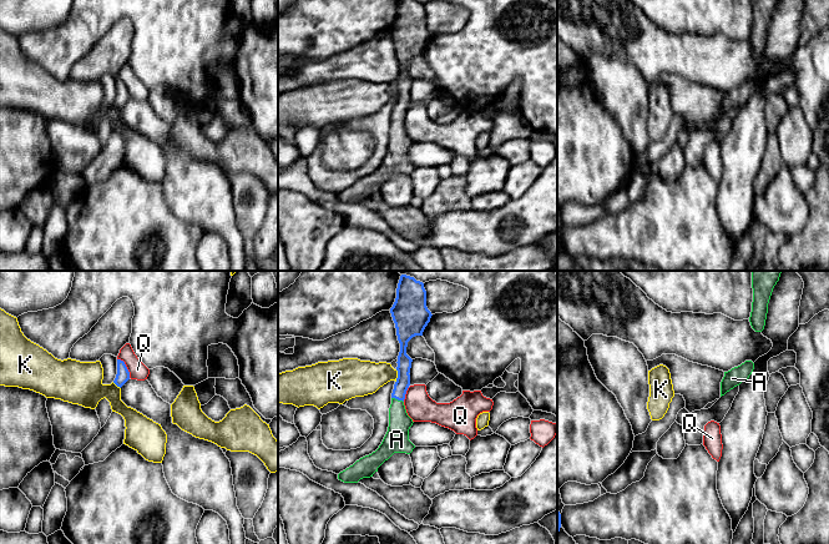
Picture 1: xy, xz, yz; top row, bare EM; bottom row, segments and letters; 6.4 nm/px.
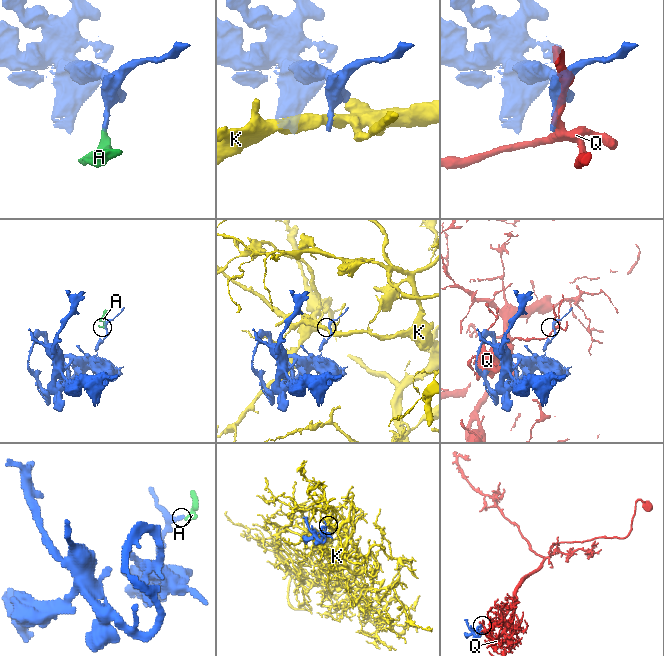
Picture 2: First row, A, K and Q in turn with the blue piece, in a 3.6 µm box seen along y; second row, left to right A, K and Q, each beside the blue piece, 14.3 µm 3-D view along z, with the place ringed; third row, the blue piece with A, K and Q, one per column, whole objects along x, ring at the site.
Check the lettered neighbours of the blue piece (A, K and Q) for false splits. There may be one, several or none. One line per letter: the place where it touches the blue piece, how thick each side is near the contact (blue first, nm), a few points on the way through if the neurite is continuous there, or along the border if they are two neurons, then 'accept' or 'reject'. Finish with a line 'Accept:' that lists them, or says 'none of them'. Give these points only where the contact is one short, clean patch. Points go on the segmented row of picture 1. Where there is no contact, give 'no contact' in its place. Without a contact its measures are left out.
A: meets blue in xz at (398, 399); 100 nm thick on the blue side, 160 nm on the other; runs through xz (404, 362), (403, 383), (398, 399), (397, 438); accept
K: meets blue in xz at (398, 376); 100 nm thick on the blue side, 240 nm on the other; reject
Q: meets blue in xy at (126, 367); 90 nm thick on the blue side, 110 nm on the other; border along xy (117, 358), (124, 362), (130, 377); reject
Accept: A

